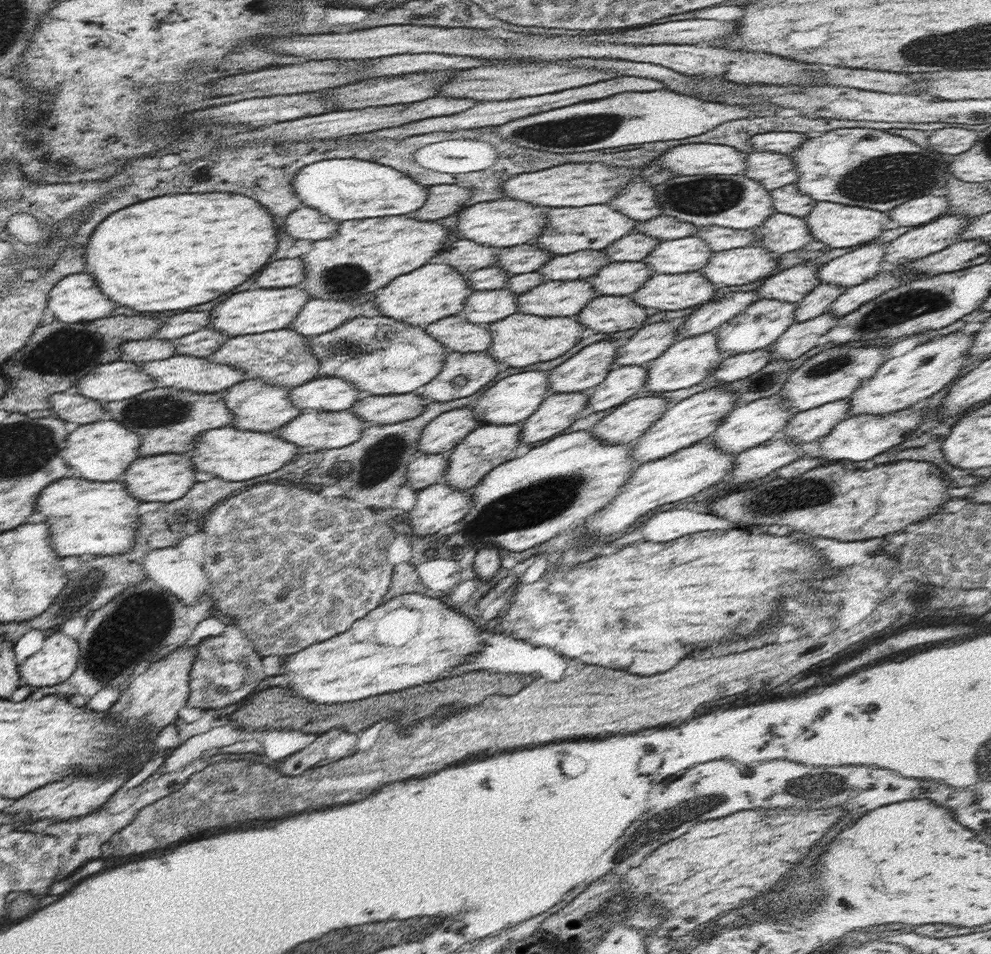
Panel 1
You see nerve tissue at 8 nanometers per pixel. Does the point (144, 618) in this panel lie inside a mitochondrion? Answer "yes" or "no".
yes

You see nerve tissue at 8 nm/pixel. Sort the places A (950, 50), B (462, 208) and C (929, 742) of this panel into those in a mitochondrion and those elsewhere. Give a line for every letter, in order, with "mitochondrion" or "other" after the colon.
A: mitochondrion
B: other
C: other

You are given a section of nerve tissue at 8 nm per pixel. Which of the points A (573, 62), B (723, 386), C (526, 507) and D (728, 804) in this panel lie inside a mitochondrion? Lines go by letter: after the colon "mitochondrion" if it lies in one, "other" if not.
A: other
B: other
C: mitochondrion
D: mitochondrion

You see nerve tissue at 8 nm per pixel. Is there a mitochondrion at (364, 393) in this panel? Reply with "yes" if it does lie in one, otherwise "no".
no

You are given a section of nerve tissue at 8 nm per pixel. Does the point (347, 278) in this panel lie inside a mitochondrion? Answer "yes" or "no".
yes

